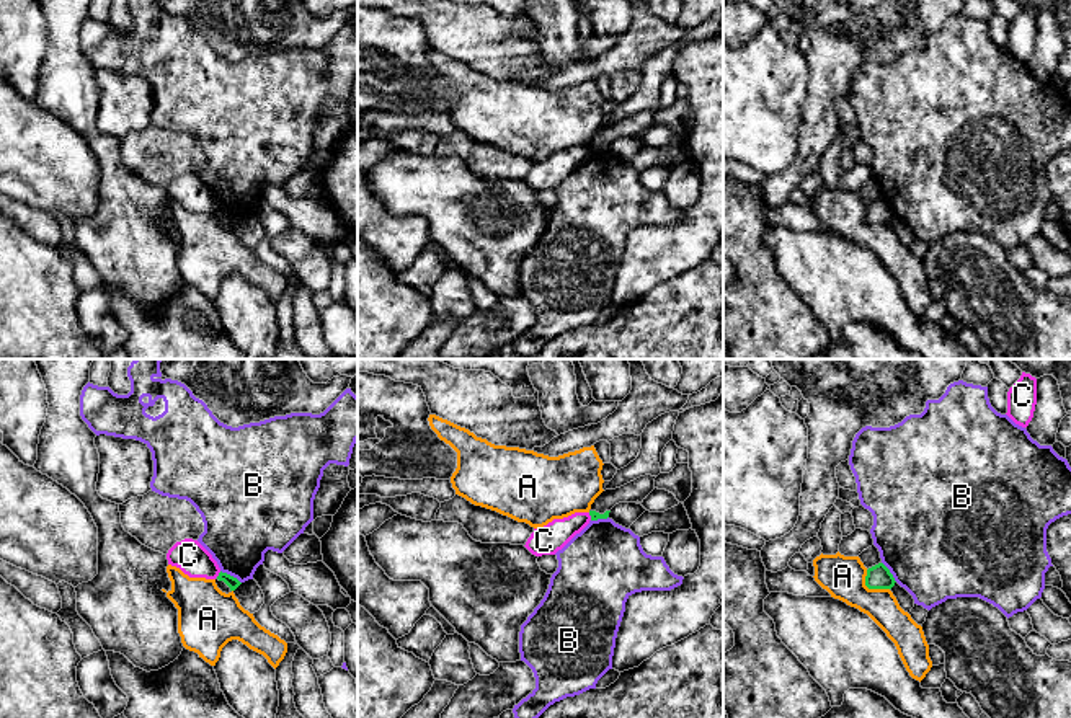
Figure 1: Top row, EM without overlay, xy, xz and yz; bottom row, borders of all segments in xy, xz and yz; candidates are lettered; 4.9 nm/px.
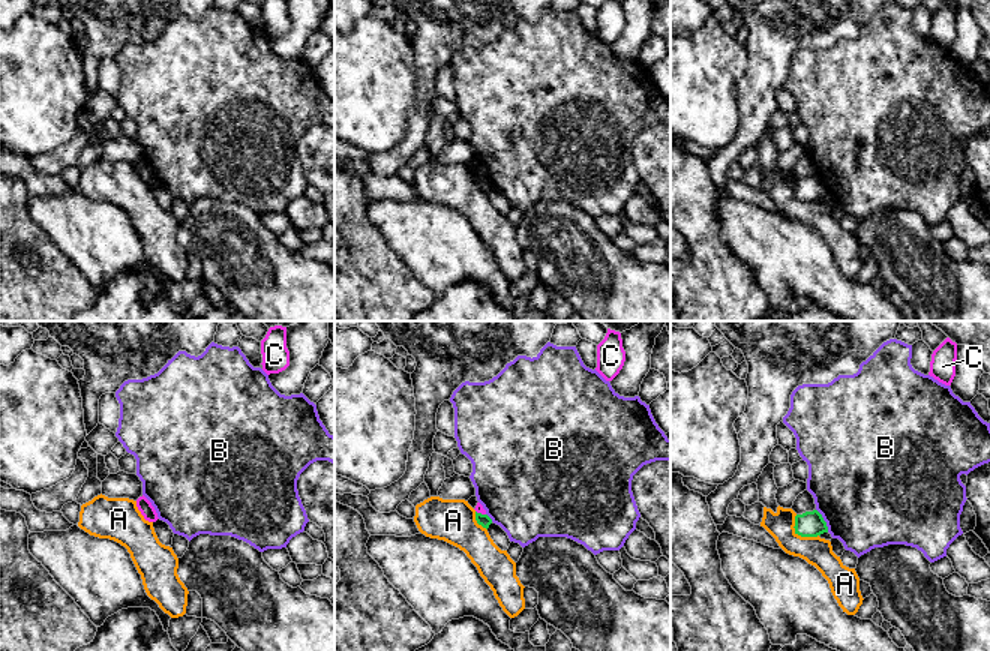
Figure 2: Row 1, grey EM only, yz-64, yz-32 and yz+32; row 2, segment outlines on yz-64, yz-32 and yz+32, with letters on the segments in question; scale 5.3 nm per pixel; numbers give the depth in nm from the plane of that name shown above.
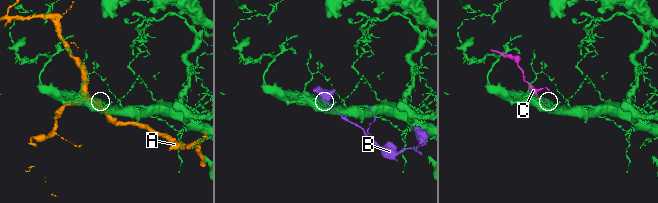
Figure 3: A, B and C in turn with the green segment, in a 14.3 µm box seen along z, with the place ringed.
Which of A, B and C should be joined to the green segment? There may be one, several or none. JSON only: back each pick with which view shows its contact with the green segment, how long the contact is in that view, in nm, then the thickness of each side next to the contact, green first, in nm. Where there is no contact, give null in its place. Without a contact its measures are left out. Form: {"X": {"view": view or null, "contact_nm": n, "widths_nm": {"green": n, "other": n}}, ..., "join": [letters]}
{"join": []}

